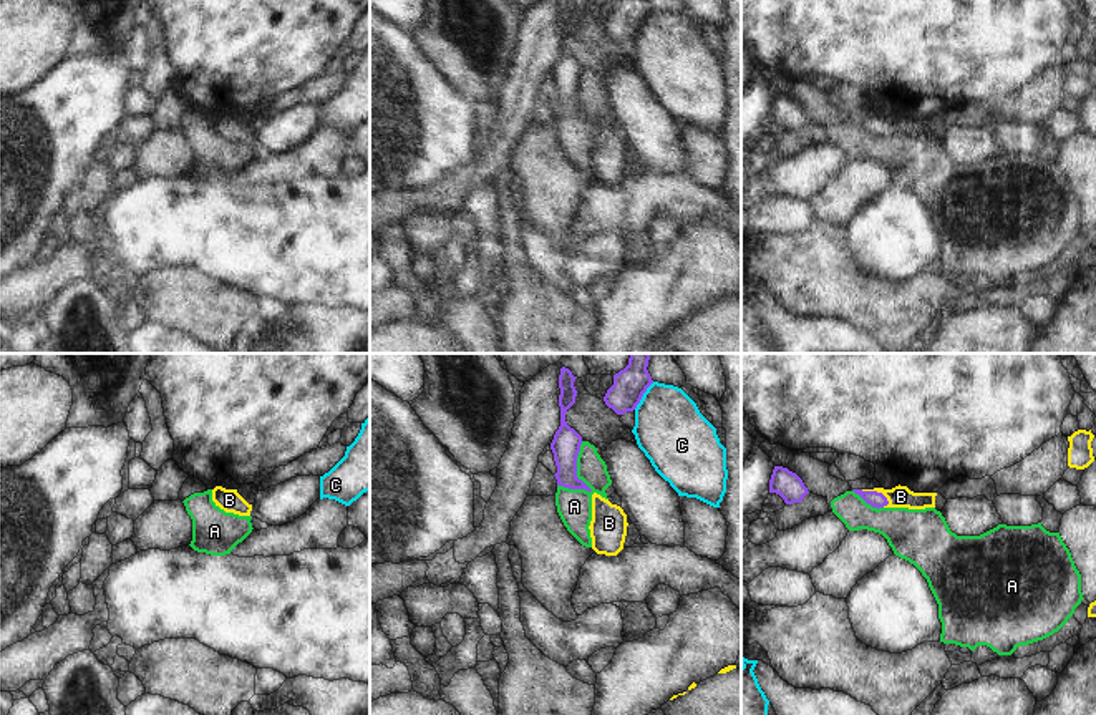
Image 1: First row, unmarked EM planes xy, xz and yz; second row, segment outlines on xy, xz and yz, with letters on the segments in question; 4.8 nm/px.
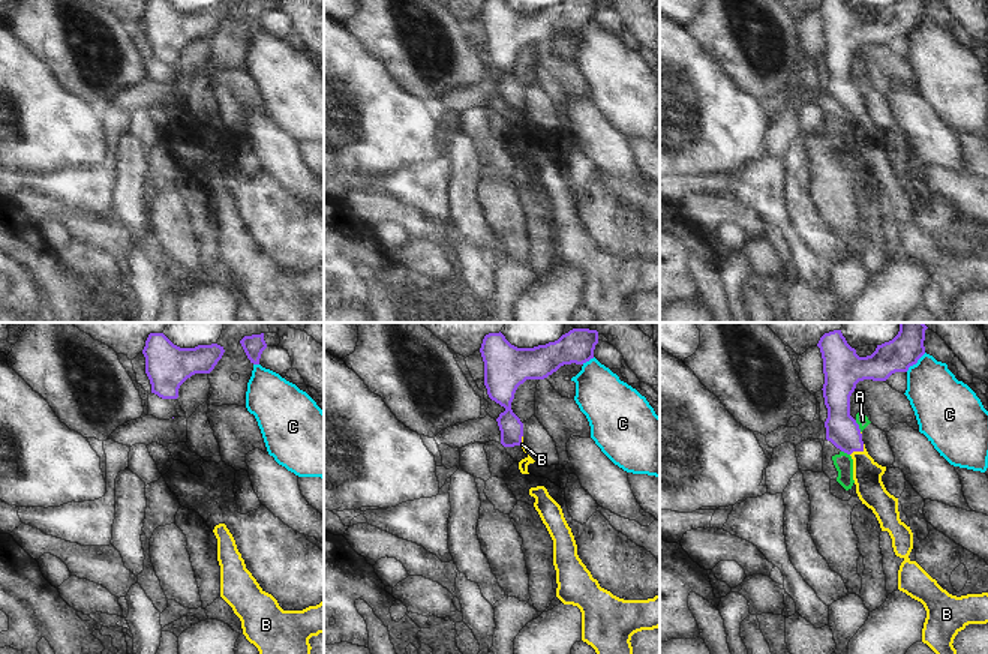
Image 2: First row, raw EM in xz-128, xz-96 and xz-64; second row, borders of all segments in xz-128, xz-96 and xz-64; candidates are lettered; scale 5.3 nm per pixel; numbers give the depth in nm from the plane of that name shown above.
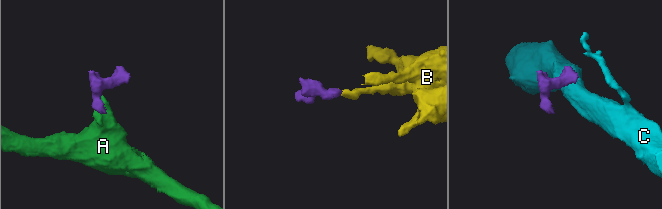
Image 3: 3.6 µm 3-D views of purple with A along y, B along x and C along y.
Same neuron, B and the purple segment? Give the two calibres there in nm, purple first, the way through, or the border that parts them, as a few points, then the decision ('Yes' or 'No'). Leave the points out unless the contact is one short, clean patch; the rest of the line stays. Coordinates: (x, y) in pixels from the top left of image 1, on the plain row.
Thickness 80 nm (purple) against 110 nm. Path across: yz (876, 128), (876, 120), (884, 125), (901, 125). Yes

